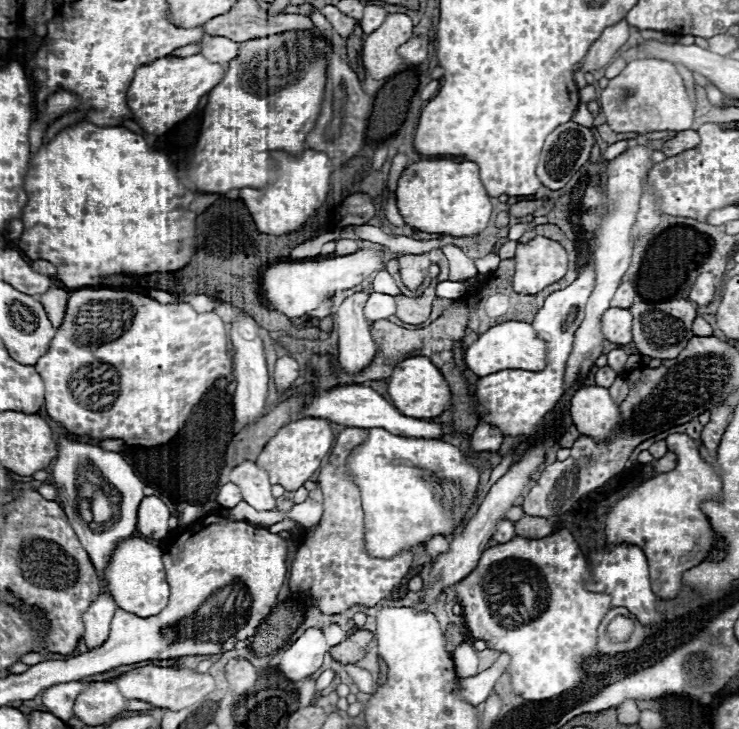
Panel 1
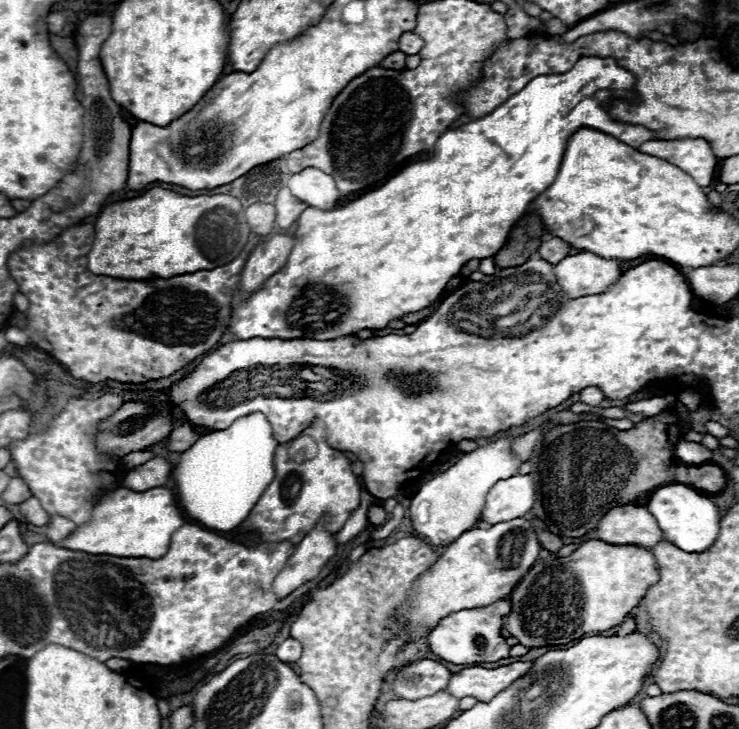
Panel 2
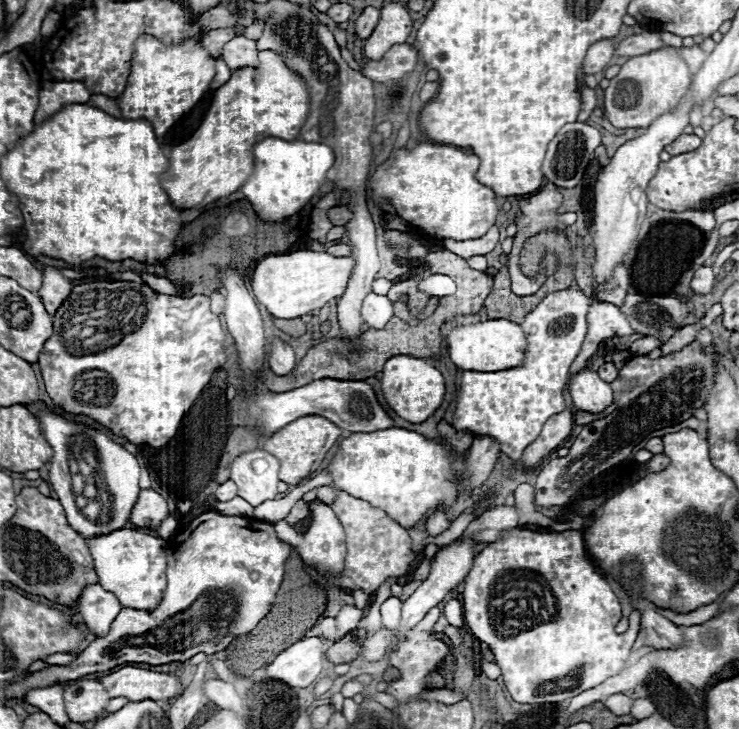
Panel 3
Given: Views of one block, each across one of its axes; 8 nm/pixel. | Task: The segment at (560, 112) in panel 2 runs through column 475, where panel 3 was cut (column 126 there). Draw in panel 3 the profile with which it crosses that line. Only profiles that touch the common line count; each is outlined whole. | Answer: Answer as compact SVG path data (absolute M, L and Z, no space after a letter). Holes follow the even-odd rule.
M70 104L70 106L62 108L56 116L52 116L50 120L38 124L30 136L20 140L16 144L16 148L10 150L2 158L2 180L6 182L8 190L18 196L20 210L24 214L26 242L22 244L22 250L26 254L30 254L30 256L58 258L58 260L66 262L68 266L72 266L74 270L80 270L80 264L84 264L86 260L92 260L92 258L104 258L104 260L110 260L110 262L120 262L120 260L132 258L132 260L146 262L146 264L162 264L162 262L166 262L176 250L174 242L176 242L178 232L182 228L182 222L180 222L180 212L182 210L172 206L168 194L162 188L162 174L166 174L166 170L168 170L168 158L160 150L160 146L156 142L156 136L152 132L152 126L146 120L116 120L116 118L108 116L106 112L96 110L96 108L88 106L88 104Z

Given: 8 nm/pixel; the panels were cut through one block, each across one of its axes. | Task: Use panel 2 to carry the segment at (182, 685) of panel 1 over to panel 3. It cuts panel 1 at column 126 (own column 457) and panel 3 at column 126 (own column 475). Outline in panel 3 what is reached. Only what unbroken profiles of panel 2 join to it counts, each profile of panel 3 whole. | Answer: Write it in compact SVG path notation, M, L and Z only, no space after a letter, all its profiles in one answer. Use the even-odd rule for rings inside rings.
M120 668L100 680L110 698L124 696L130 702L140 700L170 700L184 694L184 686L174 674L144 670L144 668Z

